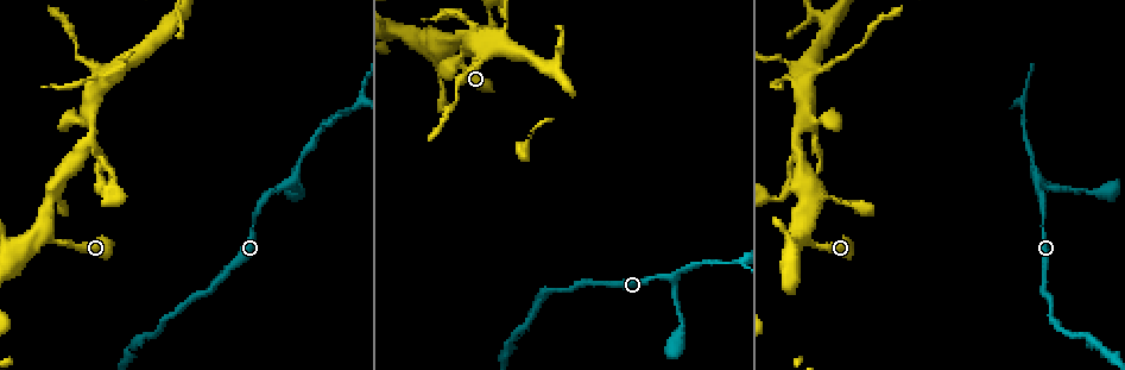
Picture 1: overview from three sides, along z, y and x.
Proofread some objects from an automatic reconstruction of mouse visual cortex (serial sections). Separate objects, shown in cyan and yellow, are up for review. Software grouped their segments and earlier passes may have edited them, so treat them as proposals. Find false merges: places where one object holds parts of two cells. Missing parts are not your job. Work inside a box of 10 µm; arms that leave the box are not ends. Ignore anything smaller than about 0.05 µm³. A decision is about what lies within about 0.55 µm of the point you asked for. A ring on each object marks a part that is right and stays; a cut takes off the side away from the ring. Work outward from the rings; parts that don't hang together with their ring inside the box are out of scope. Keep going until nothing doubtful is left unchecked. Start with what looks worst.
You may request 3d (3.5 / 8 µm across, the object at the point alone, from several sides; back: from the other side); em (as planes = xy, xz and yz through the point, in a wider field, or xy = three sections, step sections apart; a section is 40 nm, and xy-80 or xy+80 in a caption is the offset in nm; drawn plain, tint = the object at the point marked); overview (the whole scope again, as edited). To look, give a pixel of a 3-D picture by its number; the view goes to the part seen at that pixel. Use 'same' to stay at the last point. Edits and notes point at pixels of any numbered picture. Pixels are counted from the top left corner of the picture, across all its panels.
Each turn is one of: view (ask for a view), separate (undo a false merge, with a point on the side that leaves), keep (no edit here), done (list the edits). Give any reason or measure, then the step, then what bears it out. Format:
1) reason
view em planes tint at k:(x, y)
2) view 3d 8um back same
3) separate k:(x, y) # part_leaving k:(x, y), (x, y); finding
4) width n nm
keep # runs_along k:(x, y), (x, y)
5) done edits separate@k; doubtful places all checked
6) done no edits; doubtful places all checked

sharp bend
view 3d 3.5um at 1:(287, 185)

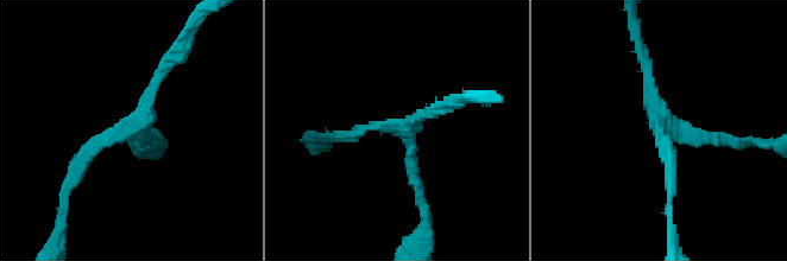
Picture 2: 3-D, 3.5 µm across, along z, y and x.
arms 3; arm_widths 150, 150, 150 nm
view em planes plain at 2:(659, 131)

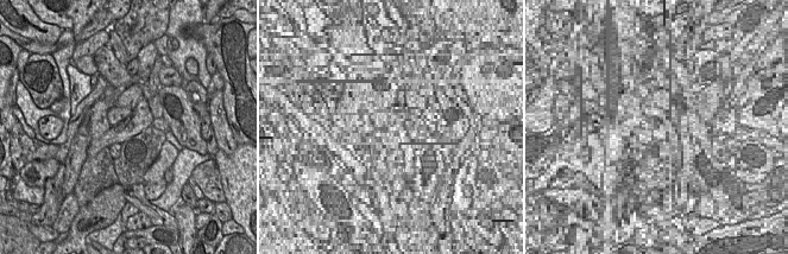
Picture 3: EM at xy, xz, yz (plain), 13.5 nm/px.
where the object lies
view em planes tint same

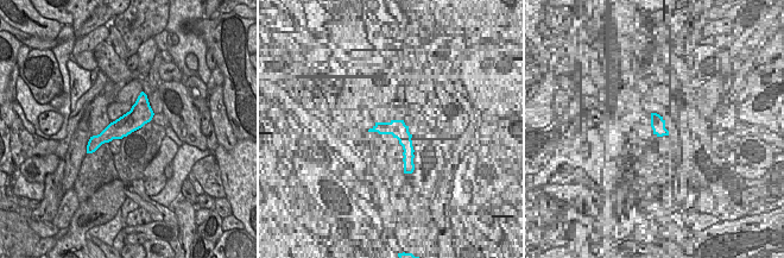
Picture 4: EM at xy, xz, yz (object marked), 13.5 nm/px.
keep # runs_along 4:(144, 98), (121, 127), (93, 145); one cell here

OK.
four-way junction
view 3d 3.5um at 1:(86, 144)

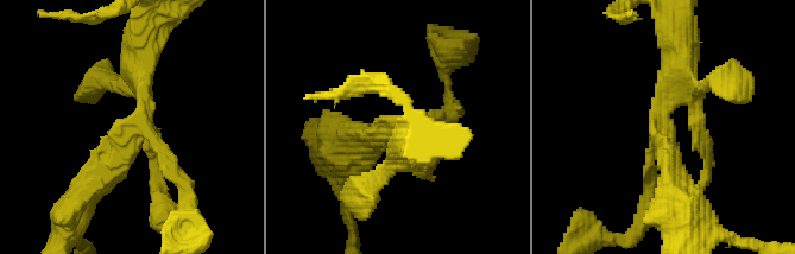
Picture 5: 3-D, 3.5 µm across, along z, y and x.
view em xy step 3 tint at 5:(662, 126)

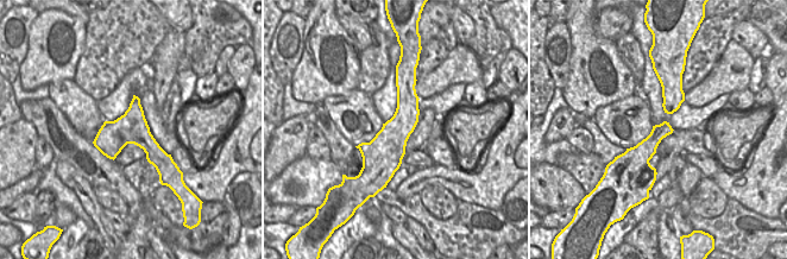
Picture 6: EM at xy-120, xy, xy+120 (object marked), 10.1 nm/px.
arms 4
keep # runs_along 5:(95, 186), (143, 118), (143, 51); one cell here

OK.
view 3d 3.5um at 1:(488, 43)

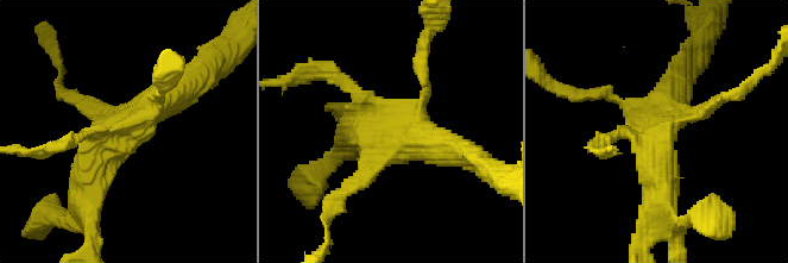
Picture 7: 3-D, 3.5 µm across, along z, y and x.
now the EM
view em xy step 1 tint at 7:(117, 130)

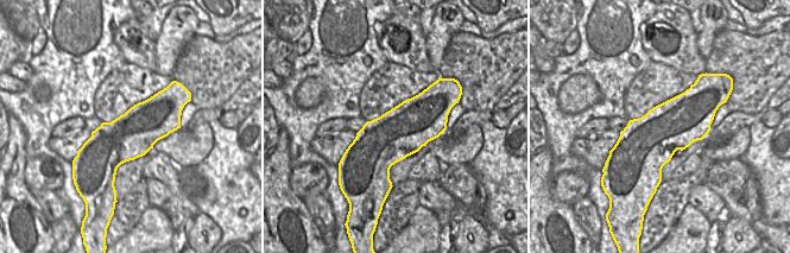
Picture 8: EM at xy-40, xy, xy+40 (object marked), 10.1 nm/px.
another direction
view em xy step 5 tint same

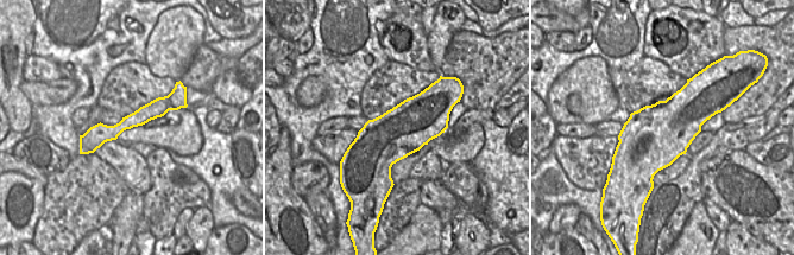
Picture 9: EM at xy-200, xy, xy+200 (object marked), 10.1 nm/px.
keep # runs_along 9:(175, 106), (161, 106), (87, 141); all the same cell

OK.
sharp bend
view 3d 3.5um at 1:(173, 22)

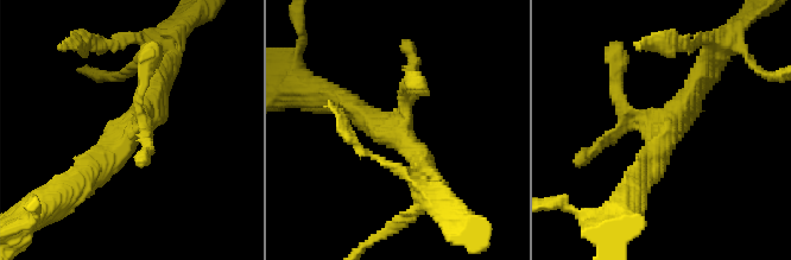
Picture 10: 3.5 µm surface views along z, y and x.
view em planes tint at 10:(657, 131)

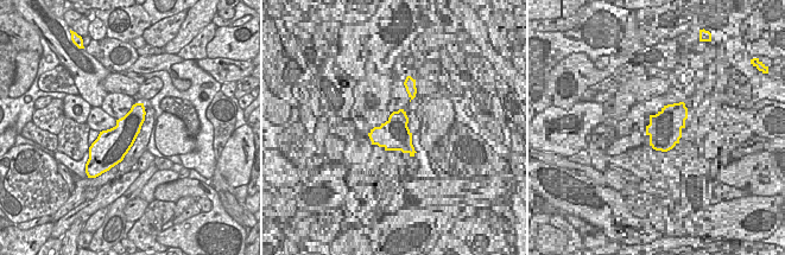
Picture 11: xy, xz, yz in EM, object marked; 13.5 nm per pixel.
view em xy step 5 tint same

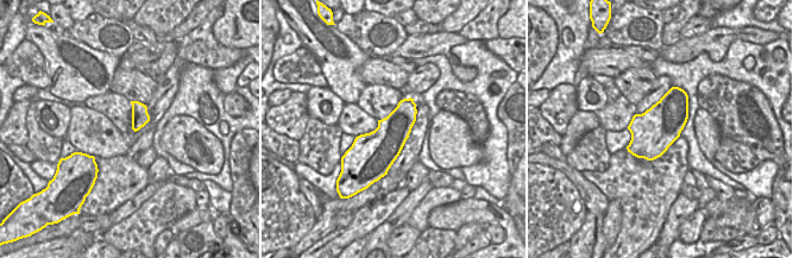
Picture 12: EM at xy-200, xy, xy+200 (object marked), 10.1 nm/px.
keep # runs_along 10:(76, 186), (124, 143), (164, 74); one cell here

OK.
done no edits; doubtful places all checked

